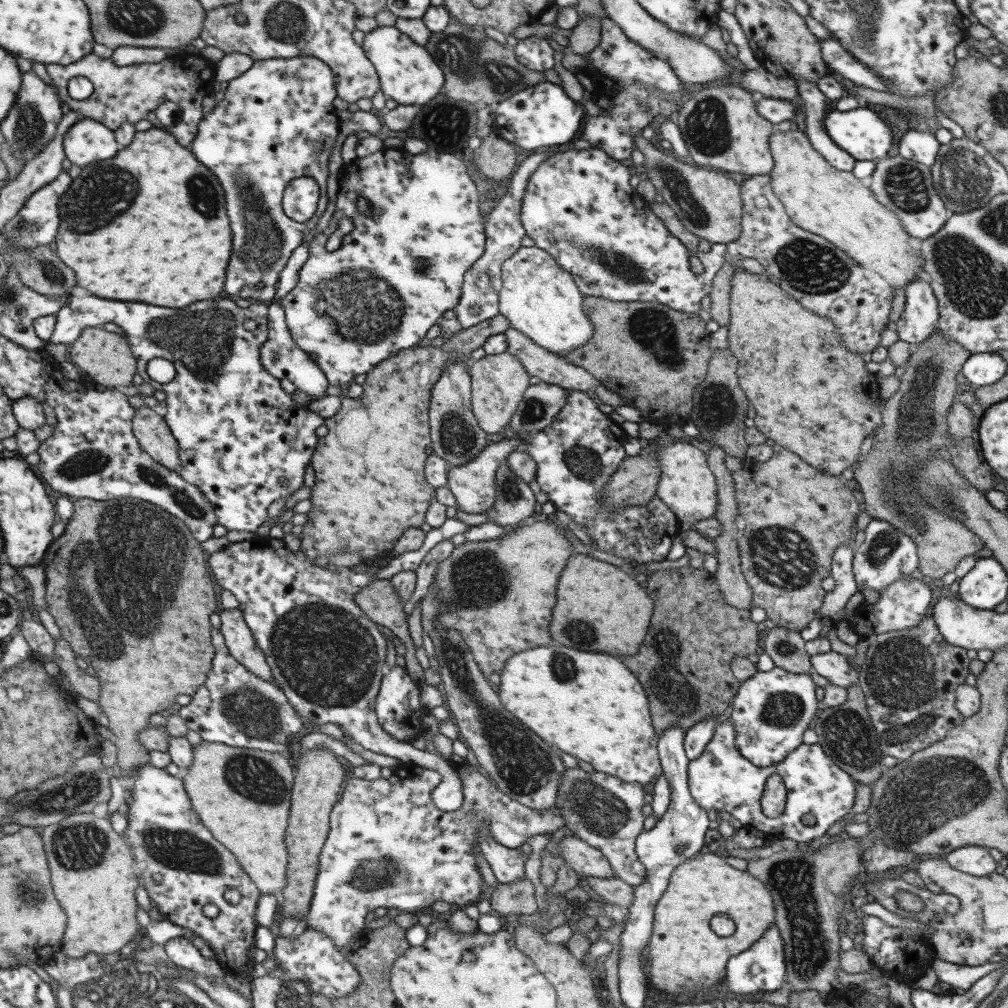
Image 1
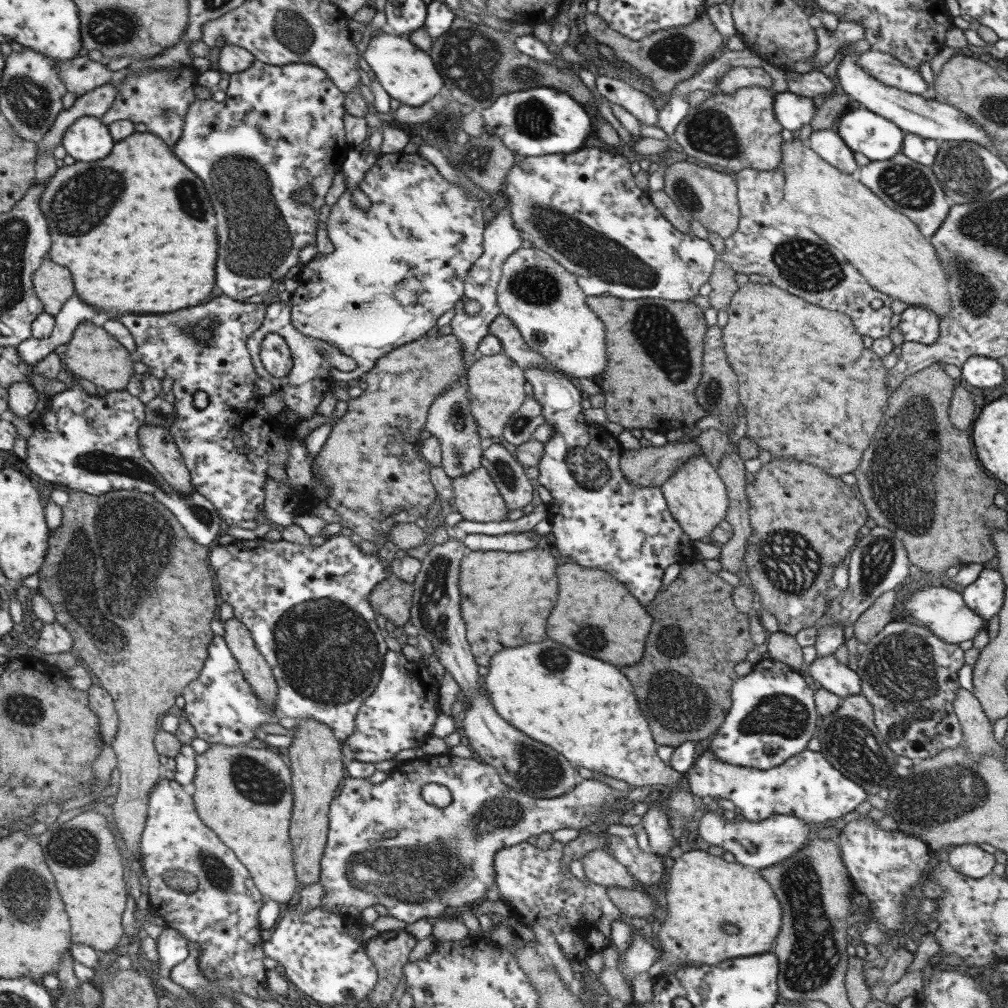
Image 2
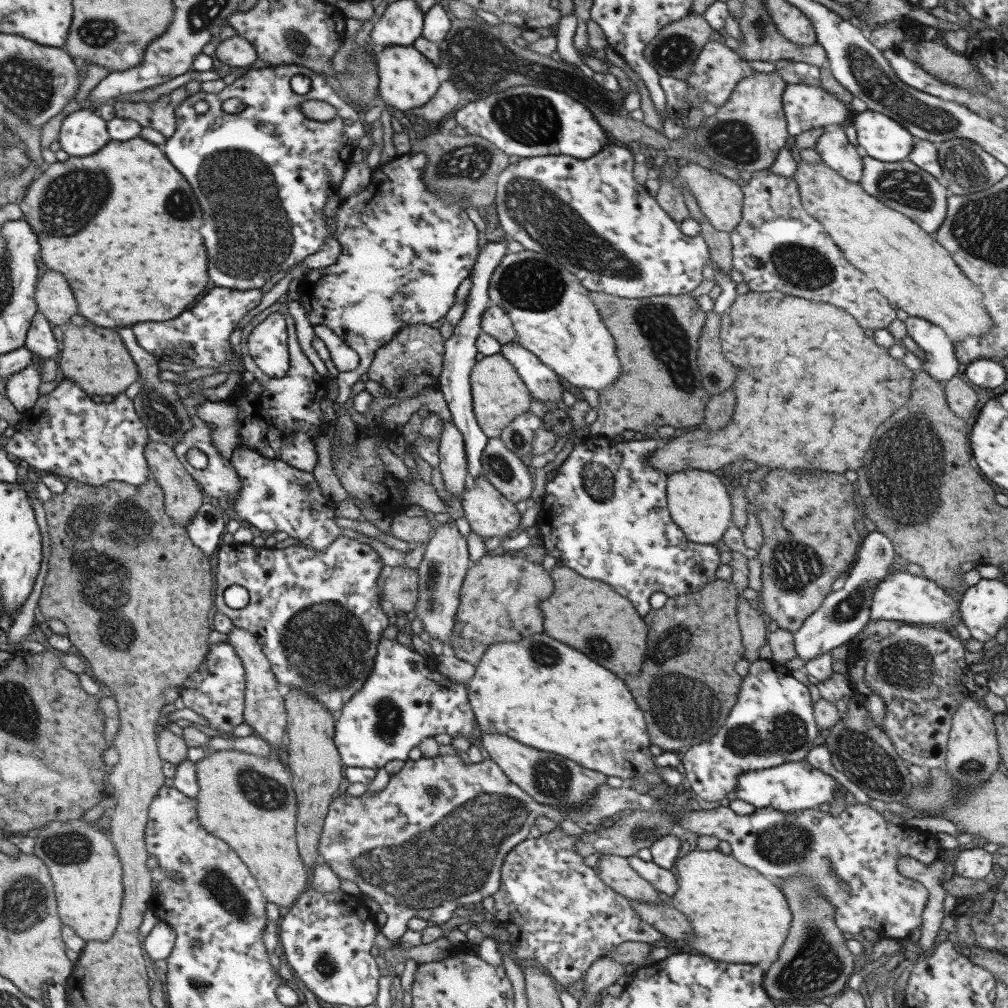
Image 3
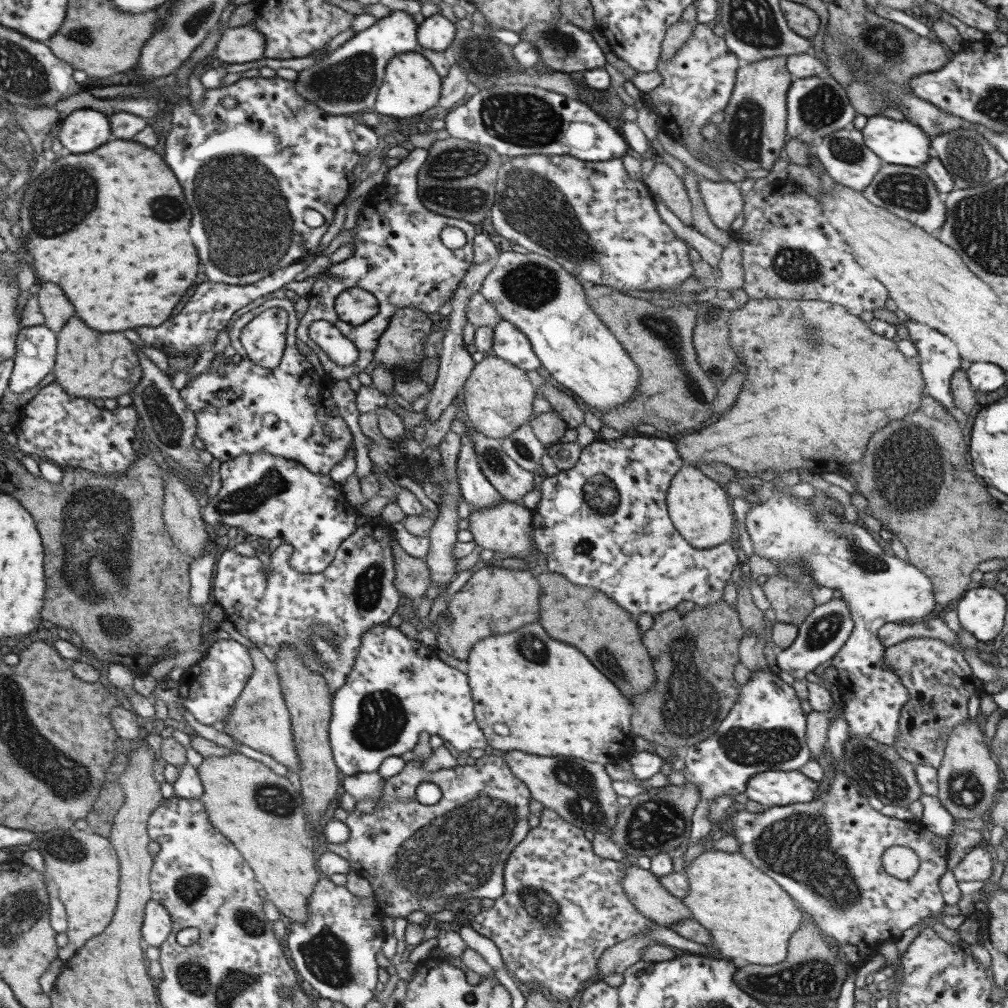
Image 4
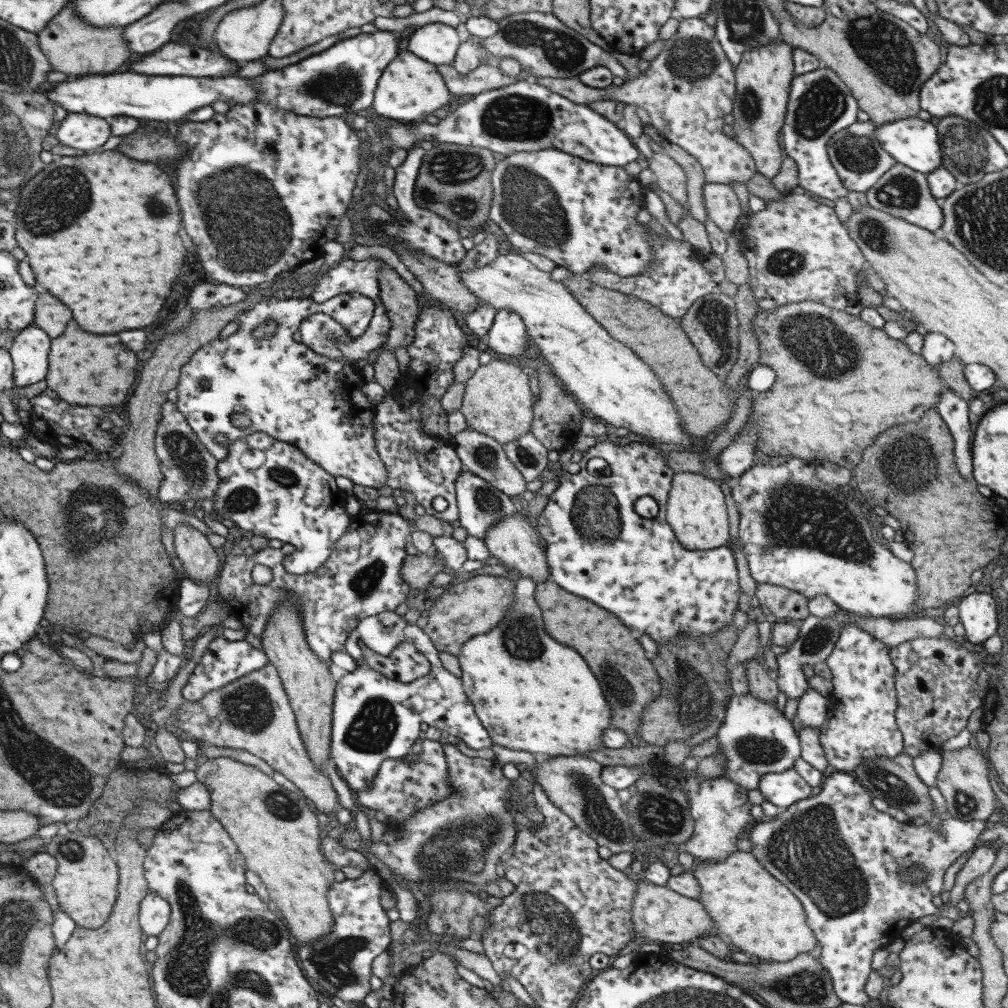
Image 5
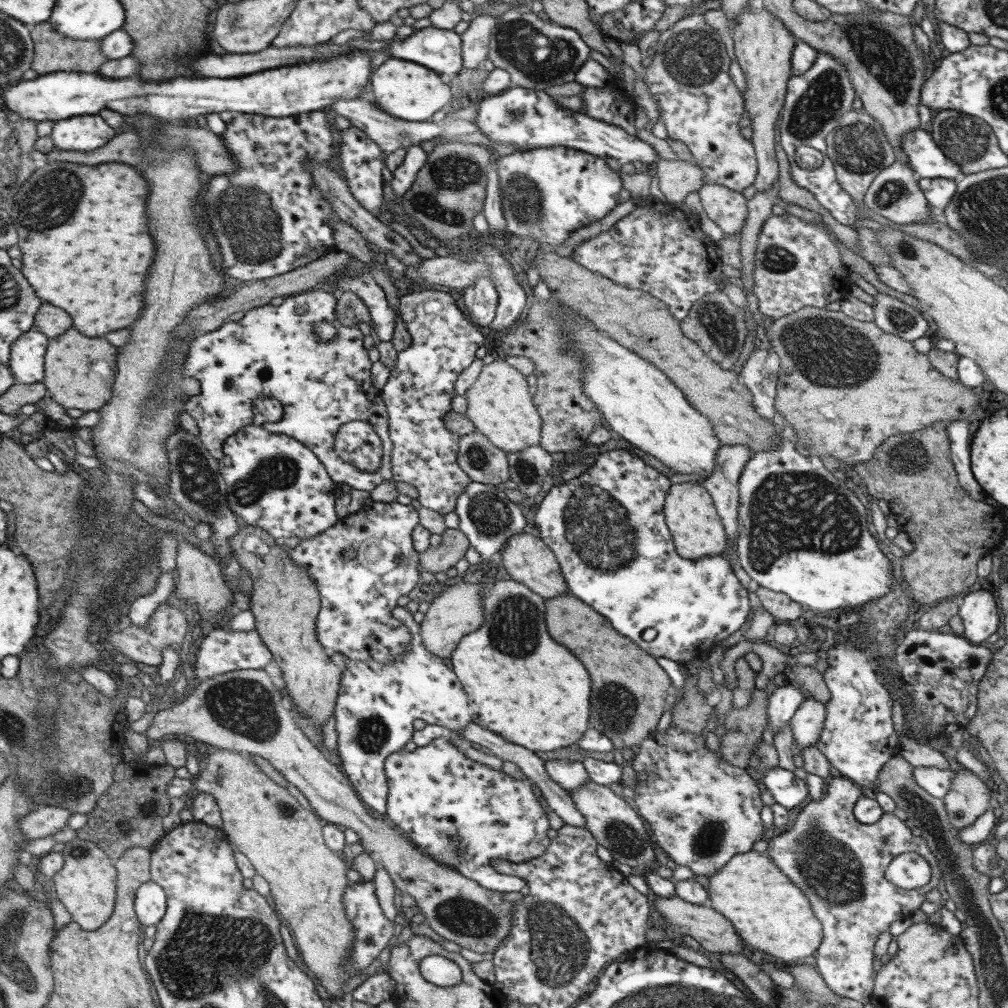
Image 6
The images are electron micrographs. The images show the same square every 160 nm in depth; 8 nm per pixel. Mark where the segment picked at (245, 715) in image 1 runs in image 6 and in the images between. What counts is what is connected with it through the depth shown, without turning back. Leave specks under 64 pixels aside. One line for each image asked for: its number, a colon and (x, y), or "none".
2: (219, 704)
3: (215, 690)
4: (208, 689)
5: (224, 661)
6: (220, 651)

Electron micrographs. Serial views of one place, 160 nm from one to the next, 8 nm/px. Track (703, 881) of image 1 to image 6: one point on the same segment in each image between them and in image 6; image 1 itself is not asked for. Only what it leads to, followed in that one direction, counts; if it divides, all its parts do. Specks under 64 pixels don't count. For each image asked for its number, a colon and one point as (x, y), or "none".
2: (702, 891)
3: (738, 916)
4: (749, 918)
5: (756, 913)
6: (768, 913)

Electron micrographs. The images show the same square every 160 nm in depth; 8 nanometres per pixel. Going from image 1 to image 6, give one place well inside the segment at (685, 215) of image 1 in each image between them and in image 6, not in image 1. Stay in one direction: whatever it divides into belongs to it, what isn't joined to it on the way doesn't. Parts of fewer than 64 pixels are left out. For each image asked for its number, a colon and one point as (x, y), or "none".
2: (702, 194)
3: (719, 199)
4: (722, 201)
5: (722, 207)
6: (726, 208)

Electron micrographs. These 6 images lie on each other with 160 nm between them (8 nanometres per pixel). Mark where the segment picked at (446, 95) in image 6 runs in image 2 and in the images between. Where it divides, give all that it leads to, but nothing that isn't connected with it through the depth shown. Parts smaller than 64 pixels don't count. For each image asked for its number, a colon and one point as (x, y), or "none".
2: (407, 74)
3: (406, 79)
4: (409, 87)
5: (408, 88)

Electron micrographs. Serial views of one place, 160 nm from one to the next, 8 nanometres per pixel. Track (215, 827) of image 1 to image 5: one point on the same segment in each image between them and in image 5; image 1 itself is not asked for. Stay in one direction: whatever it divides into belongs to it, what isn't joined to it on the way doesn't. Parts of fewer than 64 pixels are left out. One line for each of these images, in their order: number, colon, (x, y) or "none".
2: (244, 795)
3: (248, 801)
4: (261, 813)
5: (272, 828)

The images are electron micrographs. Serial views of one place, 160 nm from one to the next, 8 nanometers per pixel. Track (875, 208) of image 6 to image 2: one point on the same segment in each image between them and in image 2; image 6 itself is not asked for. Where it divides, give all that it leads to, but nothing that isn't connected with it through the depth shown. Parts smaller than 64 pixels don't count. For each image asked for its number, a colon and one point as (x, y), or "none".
2: (910, 188)
3: (902, 186)
4: (907, 192)
5: (901, 192)

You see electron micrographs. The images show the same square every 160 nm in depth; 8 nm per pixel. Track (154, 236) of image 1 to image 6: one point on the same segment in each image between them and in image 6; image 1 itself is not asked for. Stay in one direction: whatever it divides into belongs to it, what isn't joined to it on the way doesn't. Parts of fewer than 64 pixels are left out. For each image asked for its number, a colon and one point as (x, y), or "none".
2: (102, 225)
3: (127, 241)
4: (87, 218)
5: (82, 220)
6: (85, 248)

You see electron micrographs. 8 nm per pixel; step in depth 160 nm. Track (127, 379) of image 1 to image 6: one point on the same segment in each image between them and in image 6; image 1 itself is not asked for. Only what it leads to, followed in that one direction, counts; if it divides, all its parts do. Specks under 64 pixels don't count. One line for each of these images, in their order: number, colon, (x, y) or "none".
2: (93, 354)
3: (94, 358)
4: (87, 366)
5: (85, 370)
6: (78, 372)

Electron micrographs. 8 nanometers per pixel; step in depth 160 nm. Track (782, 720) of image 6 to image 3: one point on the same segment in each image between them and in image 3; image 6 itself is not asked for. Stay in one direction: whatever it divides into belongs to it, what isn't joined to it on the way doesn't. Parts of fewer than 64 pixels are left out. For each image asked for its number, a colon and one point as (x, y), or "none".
3: (843, 613)
4: (823, 631)
5: (816, 636)

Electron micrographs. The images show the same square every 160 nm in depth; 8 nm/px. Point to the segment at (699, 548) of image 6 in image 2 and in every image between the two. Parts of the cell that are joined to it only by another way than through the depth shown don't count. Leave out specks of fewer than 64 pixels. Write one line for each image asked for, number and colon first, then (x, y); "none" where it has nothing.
2: (696, 498)
3: (698, 504)
4: (698, 508)
5: (695, 509)

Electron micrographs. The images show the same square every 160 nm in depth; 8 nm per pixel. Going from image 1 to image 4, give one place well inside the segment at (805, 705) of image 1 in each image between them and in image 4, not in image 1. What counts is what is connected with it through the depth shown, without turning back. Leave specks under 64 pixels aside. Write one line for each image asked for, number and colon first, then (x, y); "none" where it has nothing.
2: (771, 717)
3: (771, 723)
4: (764, 730)

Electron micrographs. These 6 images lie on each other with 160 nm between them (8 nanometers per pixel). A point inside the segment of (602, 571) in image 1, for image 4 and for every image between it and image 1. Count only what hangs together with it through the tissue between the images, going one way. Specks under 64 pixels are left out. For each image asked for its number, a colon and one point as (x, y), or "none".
2: (594, 615)
3: (585, 614)
4: (595, 625)

